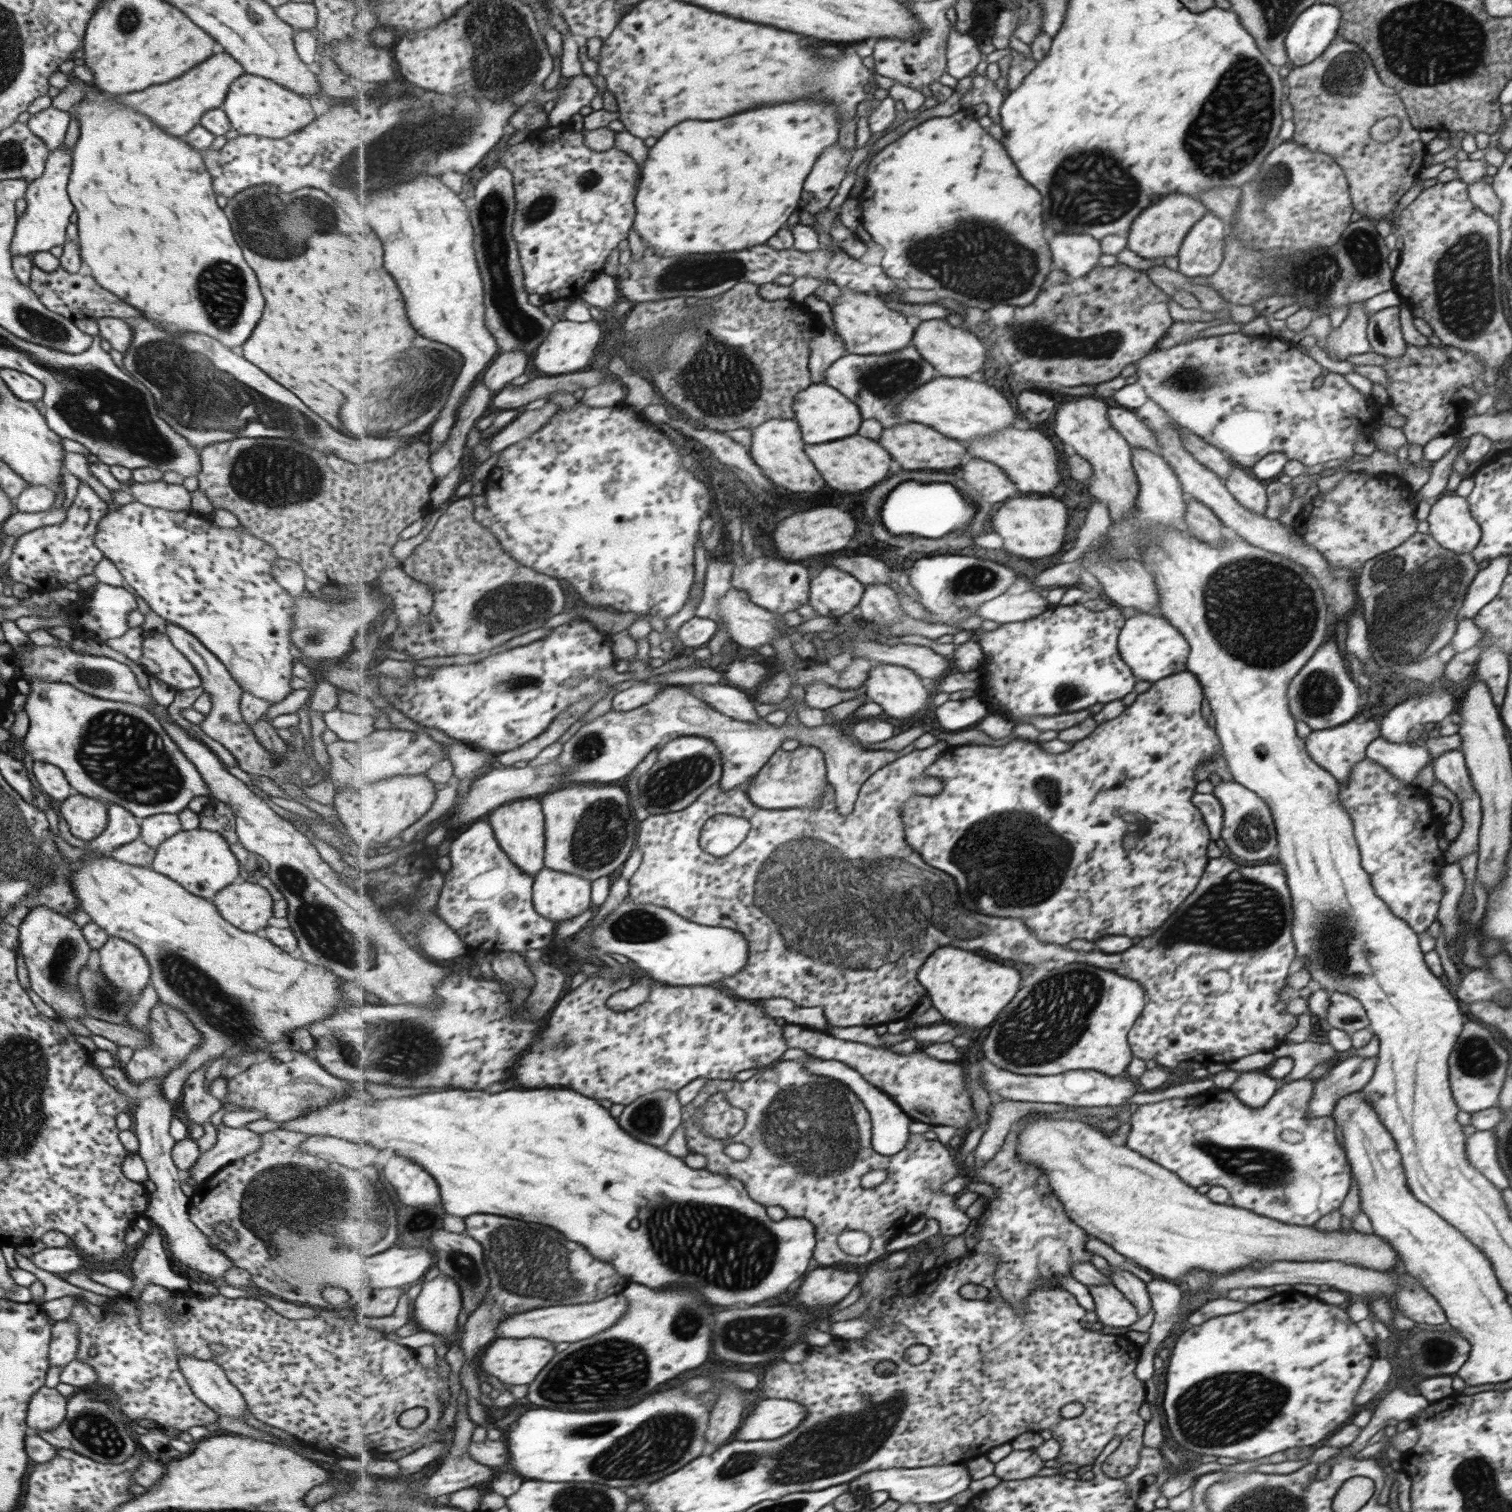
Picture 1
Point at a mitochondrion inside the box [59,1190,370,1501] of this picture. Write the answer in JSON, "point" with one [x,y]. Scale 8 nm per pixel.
{"point":[94,1428]}

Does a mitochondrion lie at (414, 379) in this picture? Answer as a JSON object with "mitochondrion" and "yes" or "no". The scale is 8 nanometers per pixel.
{"mitochondrion":"yes"}

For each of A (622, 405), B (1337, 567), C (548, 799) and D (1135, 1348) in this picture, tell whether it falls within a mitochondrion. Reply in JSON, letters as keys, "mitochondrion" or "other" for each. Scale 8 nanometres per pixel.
{"A":"other","B":"other","C":"other","D":"other"}

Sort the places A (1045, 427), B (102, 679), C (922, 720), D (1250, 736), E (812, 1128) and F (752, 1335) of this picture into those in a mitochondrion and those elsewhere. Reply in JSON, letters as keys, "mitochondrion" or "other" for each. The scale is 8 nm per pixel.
{"A":"other","B":"mitochondrion","C":"other","D":"other","E":"mitochondrion","F":"mitochondrion"}

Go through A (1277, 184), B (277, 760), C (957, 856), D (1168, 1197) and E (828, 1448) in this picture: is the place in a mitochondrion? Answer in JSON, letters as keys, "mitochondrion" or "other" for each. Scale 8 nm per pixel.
{"A":"mitochondrion","B":"other","C":"mitochondrion","D":"other","E":"mitochondrion"}

